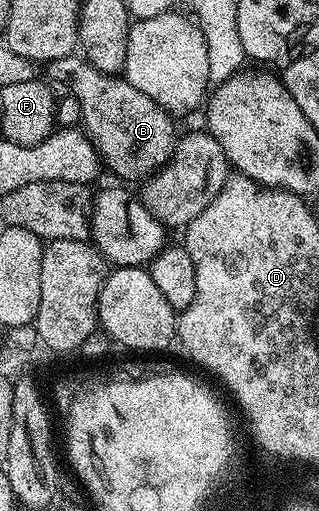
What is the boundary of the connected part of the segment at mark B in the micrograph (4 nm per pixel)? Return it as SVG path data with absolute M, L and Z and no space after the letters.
M80 55L49 61L46 69L49 78L68 77L73 95L80 100L82 128L100 154L107 172L109 169L128 181L139 182L171 157L178 140L178 132L172 126L173 118L123 76L98 71Z

